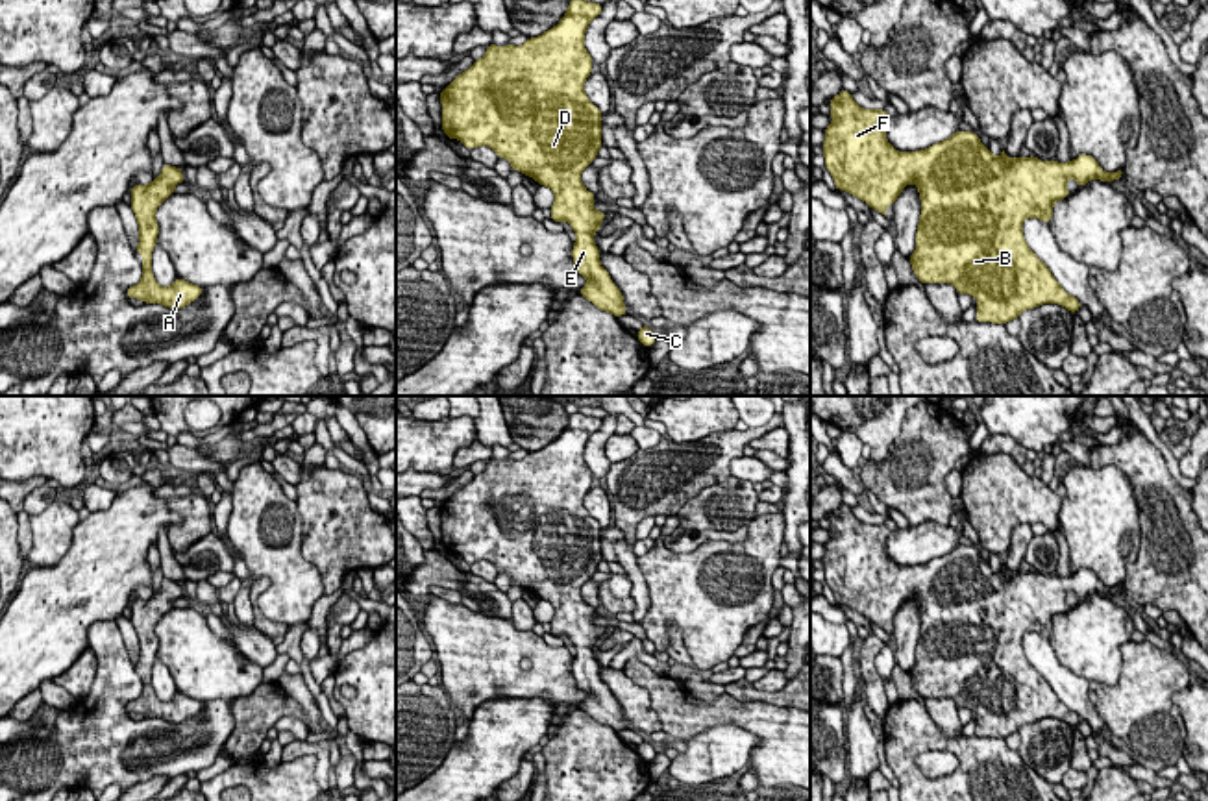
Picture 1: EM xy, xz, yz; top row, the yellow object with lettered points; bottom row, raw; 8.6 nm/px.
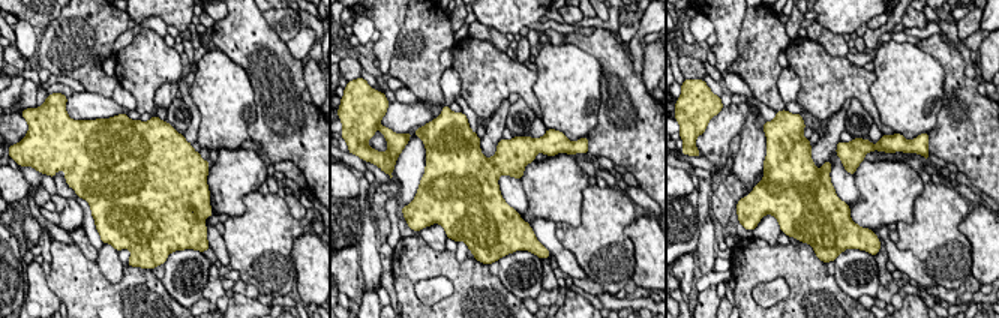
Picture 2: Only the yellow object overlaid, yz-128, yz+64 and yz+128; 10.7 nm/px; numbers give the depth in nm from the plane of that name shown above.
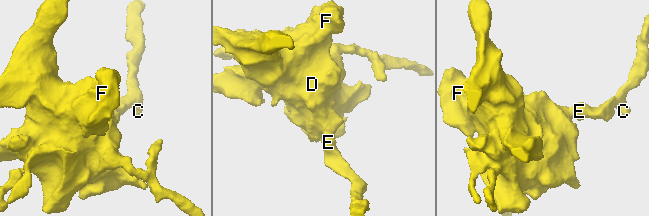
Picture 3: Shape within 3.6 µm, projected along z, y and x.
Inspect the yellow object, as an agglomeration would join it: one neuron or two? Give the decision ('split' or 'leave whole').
leave whole

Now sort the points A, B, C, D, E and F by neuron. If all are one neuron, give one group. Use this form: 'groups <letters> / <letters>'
groups A B C D E F

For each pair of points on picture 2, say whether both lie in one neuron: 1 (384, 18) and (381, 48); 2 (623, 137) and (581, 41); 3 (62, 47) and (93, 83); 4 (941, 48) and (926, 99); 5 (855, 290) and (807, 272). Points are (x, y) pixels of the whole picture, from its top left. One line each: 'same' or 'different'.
1: same
2: same
3: same
4: different
5: different

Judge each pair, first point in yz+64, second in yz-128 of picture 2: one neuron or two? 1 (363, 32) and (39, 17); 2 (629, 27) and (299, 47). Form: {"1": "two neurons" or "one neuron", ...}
{"1": "two neurons", "2": "two neurons"}

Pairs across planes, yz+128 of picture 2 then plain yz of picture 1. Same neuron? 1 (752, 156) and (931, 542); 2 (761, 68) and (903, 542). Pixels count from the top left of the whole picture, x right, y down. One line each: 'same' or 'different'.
1: different
2: different

